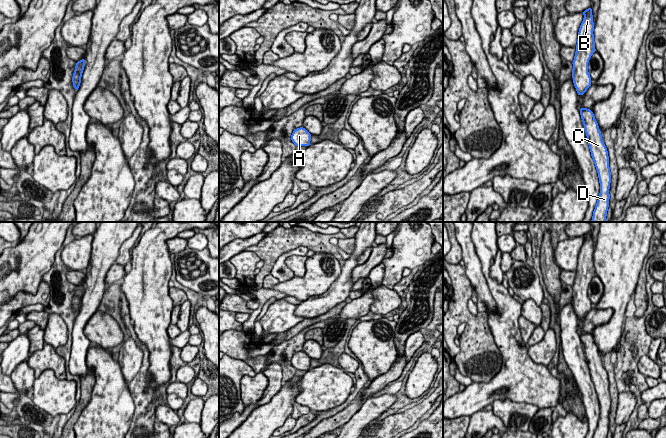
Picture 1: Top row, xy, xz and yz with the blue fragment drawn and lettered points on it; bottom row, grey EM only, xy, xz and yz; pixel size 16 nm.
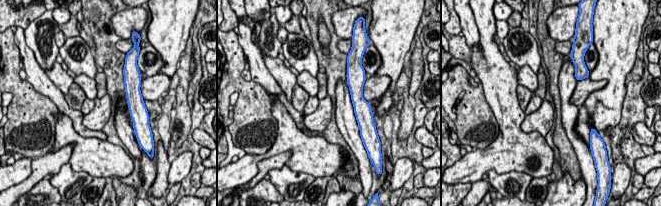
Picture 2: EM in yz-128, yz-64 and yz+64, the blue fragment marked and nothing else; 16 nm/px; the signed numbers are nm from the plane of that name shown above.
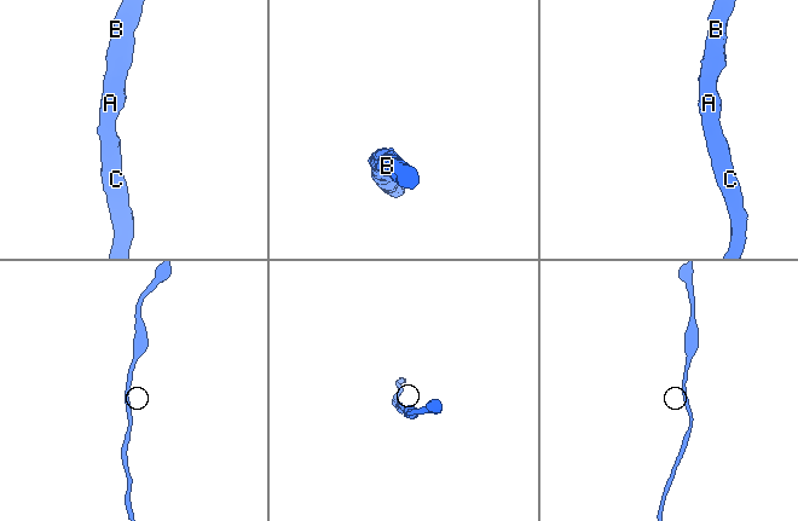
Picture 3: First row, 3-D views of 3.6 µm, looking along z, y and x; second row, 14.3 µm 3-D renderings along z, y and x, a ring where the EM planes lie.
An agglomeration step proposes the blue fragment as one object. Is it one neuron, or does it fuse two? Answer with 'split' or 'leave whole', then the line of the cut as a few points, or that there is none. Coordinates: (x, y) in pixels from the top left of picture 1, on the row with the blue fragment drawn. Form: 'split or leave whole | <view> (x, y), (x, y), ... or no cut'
leave whole | no cut

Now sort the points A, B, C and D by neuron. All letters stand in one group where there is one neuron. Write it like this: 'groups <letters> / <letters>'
groups A B C D

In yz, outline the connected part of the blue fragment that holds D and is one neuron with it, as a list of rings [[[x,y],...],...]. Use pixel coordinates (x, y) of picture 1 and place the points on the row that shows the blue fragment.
[[[581,107],[580,115],[600,182],[600,194],[591,222],[605,222],[609,207],[609,188],[611,182],[608,151],[602,141],[602,135],[593,112],[590,109]]]

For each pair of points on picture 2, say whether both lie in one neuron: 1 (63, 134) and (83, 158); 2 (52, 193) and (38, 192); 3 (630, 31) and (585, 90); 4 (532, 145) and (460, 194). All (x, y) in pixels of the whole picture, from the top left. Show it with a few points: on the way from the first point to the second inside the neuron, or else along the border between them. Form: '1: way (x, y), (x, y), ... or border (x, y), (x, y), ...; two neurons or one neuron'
1: way (71, 136), (82, 145), (83, 150); one neuron
2: way (49, 193), (41, 193); one neuron
3: border (608, 81), (603, 87), (594, 90), (583, 102); two neurons
4: border (471, 182), (451, 185); two neurons

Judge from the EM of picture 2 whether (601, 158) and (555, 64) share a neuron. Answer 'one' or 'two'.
two

